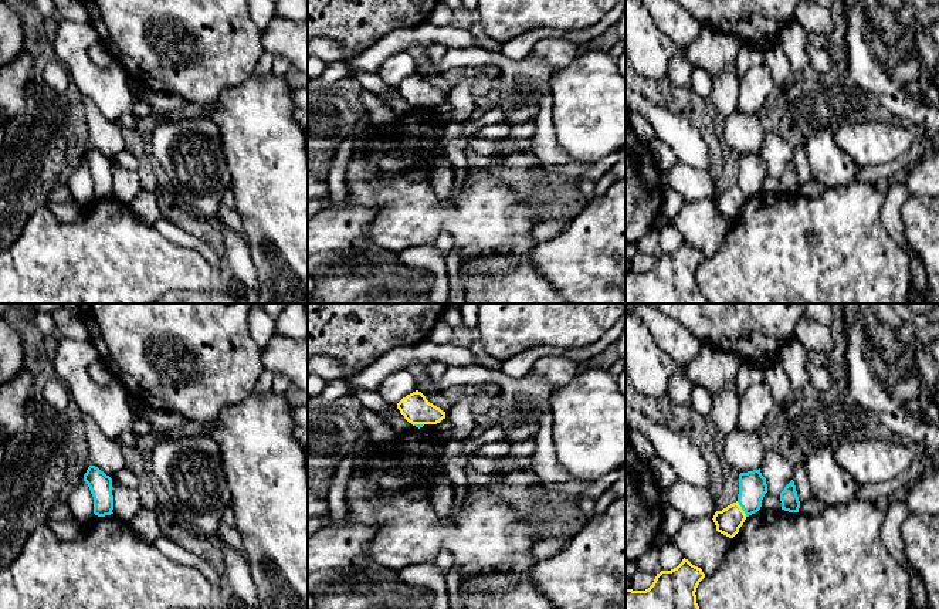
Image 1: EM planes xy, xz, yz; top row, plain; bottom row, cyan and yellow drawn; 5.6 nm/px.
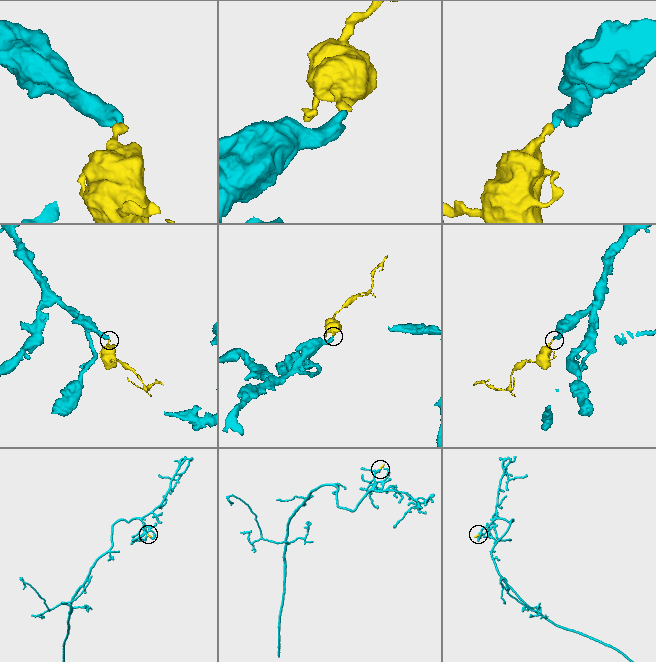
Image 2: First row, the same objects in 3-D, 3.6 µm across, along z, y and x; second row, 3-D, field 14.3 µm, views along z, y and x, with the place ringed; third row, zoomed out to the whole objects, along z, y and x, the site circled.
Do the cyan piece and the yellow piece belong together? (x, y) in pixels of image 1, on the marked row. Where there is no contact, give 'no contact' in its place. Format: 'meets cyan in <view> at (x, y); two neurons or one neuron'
meets cyan in yz at (742, 508); two neurons

